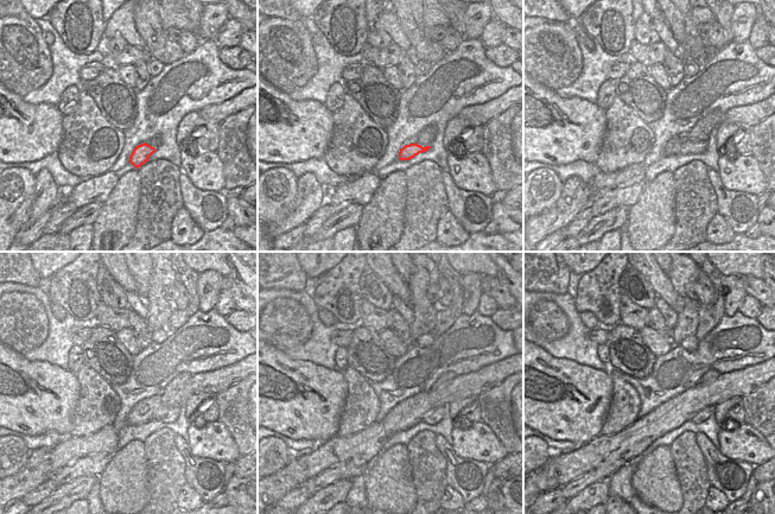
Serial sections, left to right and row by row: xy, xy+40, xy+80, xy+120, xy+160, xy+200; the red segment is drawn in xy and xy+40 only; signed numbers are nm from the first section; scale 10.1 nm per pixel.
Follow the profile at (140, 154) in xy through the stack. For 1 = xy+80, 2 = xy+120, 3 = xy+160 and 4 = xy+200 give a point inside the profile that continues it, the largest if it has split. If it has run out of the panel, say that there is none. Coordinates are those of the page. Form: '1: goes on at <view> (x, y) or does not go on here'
1: goes on at xy+80 (687, 147)
2: goes on at xy+120 (164, 414)
3: goes on at xy+160 (432, 417)
4: goes on at xy+200 (704, 414)

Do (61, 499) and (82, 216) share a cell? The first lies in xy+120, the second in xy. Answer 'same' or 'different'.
same

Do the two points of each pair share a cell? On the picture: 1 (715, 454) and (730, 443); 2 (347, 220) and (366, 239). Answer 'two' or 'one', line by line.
1: two
2: two

